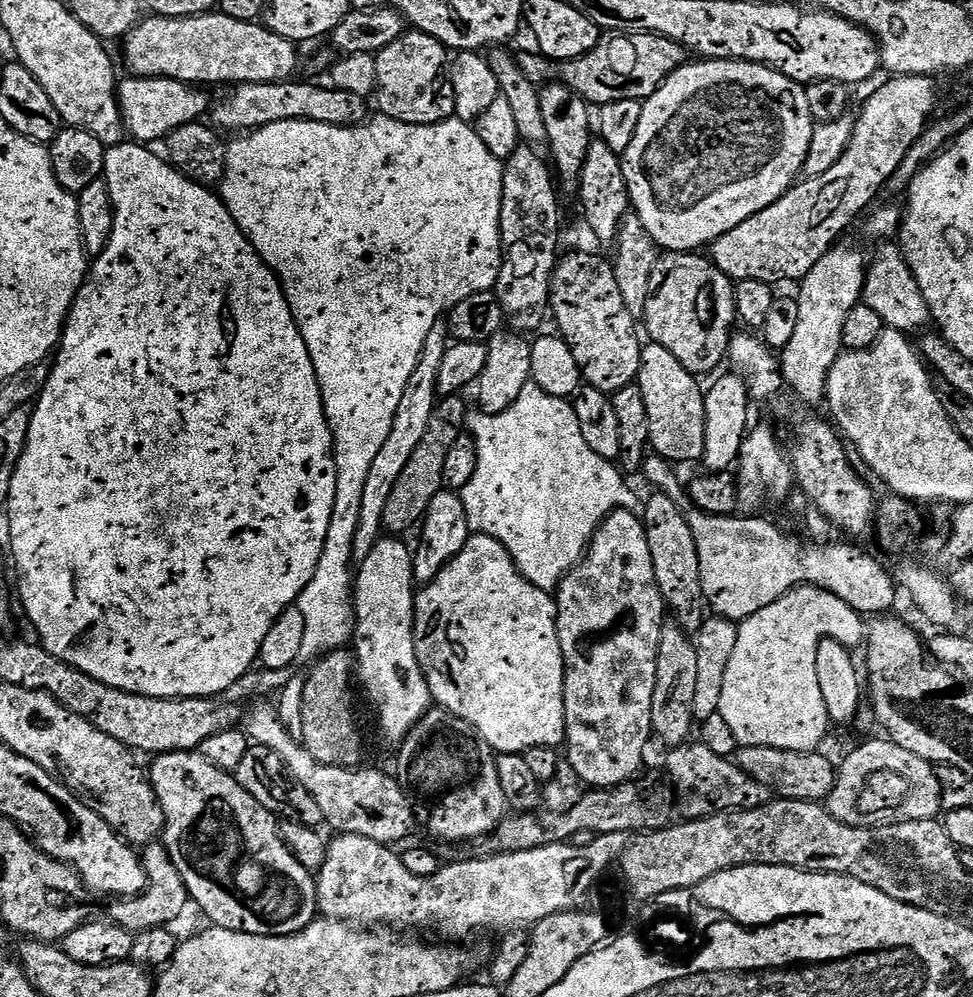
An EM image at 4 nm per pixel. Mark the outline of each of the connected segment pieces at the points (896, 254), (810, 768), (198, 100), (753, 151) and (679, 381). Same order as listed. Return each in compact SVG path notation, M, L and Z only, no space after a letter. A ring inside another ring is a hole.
M884 242L881 243L884 244L881 246L880 249L877 250L876 252L876 257L873 258L871 257L870 263L867 265L866 268L866 279L864 282L864 295L862 297L862 303L865 304L866 306L870 306L870 310L874 310L878 314L878 318L882 318L882 322L884 323L885 328L892 328L894 329L895 332L903 332L905 334L913 334L912 332L919 333L921 330L919 328L924 328L927 326L927 324L931 325L933 323L933 318L932 315L930 314L930 310L928 309L928 303L926 302L926 298L922 294L922 290L918 286L918 282L914 278L914 274L910 270L910 266L908 265L907 262L904 260L904 254L903 252L900 251L899 247L895 243L892 242Z
M750 746L741 747L734 760L743 772L750 774L750 778L754 778L754 782L762 782L762 786L766 786L766 790L770 790L773 797L819 804L831 797L838 775L837 765L835 763L832 765L831 758L823 756L822 753L823 751L820 750L791 752L770 746Z
M128 76L121 79L118 84L118 95L125 133L133 141L152 146L155 145L155 140L163 141L182 126L203 121L210 103L208 104L207 98L200 92L203 91L199 87L161 76L148 79Z
M703 58L692 62L685 62L674 74L666 78L666 82L657 92L642 103L642 122L638 122L638 131L634 134L634 142L622 153L624 177L628 187L628 199L631 211L642 222L646 234L654 238L656 247L669 252L691 252L707 249L718 238L725 236L734 226L742 226L746 218L766 210L778 198L785 196L797 183L798 177L803 173L806 154L810 150L810 138L814 121L810 114L810 102L806 102L805 85L786 78L781 72L775 72L764 64L751 64L745 60L705 60Z
M651 342L645 343L640 349L640 379L643 401L646 404L646 415L649 418L649 440L651 451L662 459L680 466L683 460L699 461L704 455L706 442L706 410L704 409L705 389L700 388L701 381L666 350L666 346L658 346Z

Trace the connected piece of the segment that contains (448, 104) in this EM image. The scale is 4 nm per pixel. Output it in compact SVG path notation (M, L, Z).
M405 31L390 46L375 53L376 91L374 104L391 120L407 124L437 124L451 120L454 110L454 86L450 75L450 52L438 38L425 32Z

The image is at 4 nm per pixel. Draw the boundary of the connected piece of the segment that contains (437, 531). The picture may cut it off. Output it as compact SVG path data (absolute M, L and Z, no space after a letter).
M442 490L438 494L434 494L430 506L424 512L423 521L419 525L420 541L414 544L412 554L413 581L417 585L429 583L424 589L419 589L416 592L416 629L414 630L416 657L428 683L428 693L439 707L465 720L480 735L480 738L485 740L497 753L523 754L532 747L559 749L559 744L563 745L566 740L564 734L564 659L562 658L562 646L558 642L556 602L553 593L542 590L538 586L534 586L534 582L527 580L510 558L506 546L502 546L502 542L489 536L473 534L472 527L468 525L466 518L463 495L459 491L448 491Z

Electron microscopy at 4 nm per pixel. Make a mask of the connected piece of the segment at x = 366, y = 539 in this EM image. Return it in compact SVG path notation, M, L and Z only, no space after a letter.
M438 322L432 327L430 334L426 334L426 342L422 342L418 366L414 366L414 374L410 374L410 382L406 382L406 390L402 393L402 402L398 402L398 414L394 414L394 426L390 426L390 435L386 437L382 450L378 450L366 477L366 486L362 489L362 507L358 510L358 530L354 532L353 561L364 560L382 539L386 502L394 491L402 470L406 470L406 462L410 462L418 442L422 442L422 438L426 438L426 430L430 430L430 414L434 414L438 403L438 374L442 370L442 358L446 358L449 346L447 323Z

